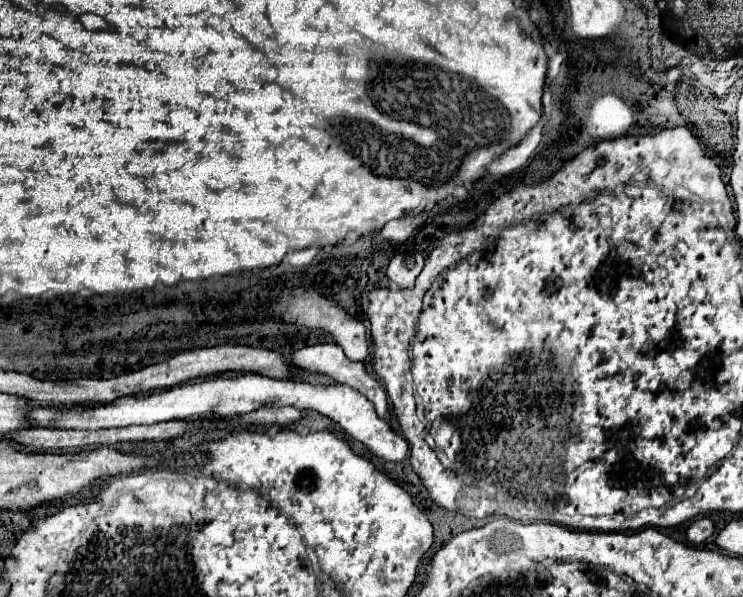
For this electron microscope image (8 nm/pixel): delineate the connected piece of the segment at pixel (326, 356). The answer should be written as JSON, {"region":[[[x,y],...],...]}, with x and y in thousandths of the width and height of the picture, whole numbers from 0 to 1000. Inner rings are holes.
{"region":[[[425,575],[425,578],[412,578],[406,585],[398,585],[393,595],[390,595],[390,608],[401,618],[409,618],[409,621],[417,621],[417,625],[431,625],[431,628],[441,628],[447,631],[452,642],[460,642],[460,645],[468,645],[474,648],[476,655],[487,658],[493,668],[498,668],[503,675],[503,685],[506,692],[514,698],[514,702],[525,702],[522,695],[522,665],[514,652],[514,645],[509,642],[509,635],[490,615],[490,608],[482,608],[482,605],[471,605],[460,581],[455,581],[455,575]]]}

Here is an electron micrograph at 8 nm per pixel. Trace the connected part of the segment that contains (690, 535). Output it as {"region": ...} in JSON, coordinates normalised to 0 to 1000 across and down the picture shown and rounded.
{"region":[[[945,866],[945,869],[937,869],[926,889],[923,889],[923,903],[934,913],[942,913],[948,903],[953,903],[956,896],[961,893],[961,876],[953,869],[953,866]]]}

